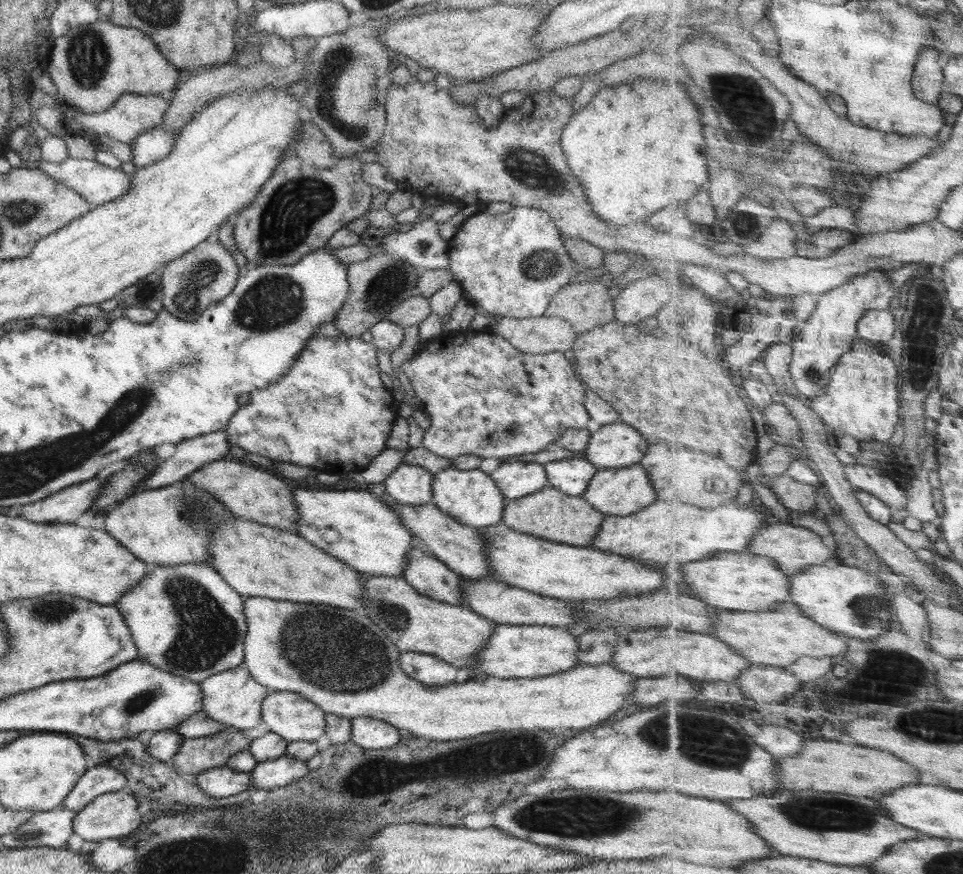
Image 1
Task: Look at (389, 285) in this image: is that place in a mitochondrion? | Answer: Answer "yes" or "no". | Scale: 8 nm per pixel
yes

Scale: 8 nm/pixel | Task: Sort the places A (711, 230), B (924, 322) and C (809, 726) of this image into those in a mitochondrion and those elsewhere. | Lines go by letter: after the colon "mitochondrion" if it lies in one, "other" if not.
A: other
B: mitochondrion
C: other

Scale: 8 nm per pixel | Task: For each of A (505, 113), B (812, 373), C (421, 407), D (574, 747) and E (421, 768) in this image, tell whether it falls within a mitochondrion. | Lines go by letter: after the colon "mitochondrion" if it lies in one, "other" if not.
A: other
B: mitochondrion
C: other
D: other
E: other

